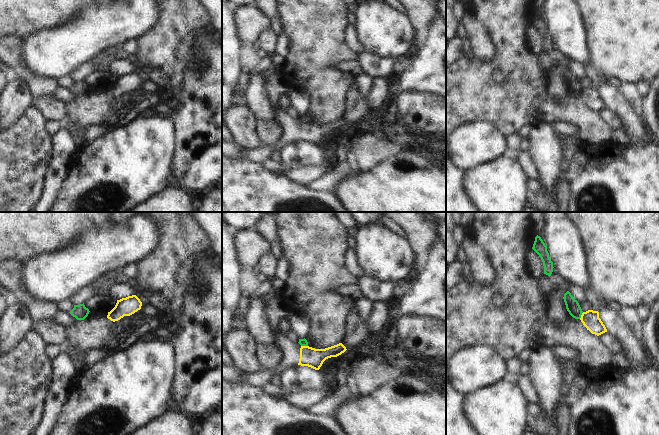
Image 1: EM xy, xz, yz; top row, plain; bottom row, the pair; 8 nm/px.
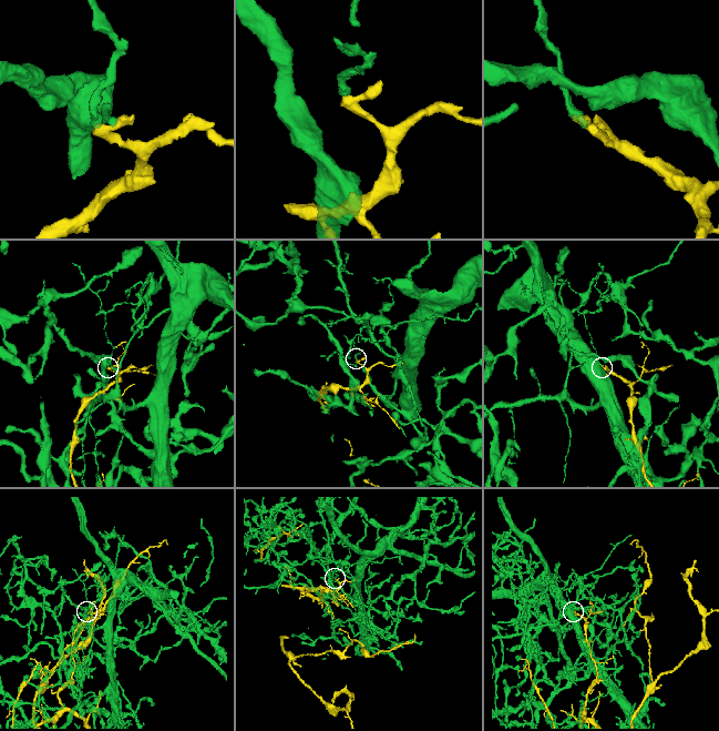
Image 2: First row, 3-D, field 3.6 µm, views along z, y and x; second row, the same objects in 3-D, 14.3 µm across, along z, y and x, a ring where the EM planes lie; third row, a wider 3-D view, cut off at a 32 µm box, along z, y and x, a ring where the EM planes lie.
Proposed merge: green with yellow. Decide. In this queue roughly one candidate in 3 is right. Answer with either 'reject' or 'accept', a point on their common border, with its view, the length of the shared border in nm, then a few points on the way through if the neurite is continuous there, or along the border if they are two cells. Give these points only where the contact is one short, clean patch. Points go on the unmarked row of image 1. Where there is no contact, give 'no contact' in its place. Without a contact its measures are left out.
reject | yz (581, 90) | 70 nm

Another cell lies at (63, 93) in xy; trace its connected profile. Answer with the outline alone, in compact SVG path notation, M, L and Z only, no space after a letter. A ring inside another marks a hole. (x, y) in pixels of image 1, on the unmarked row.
M58 85L53 90L53 96L59 100L68 102L68 101L72 100L73 98L75 98L77 95L75 93L73 93L68 87Z

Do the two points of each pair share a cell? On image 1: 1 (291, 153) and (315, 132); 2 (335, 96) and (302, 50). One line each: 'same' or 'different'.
1: different
2: same

